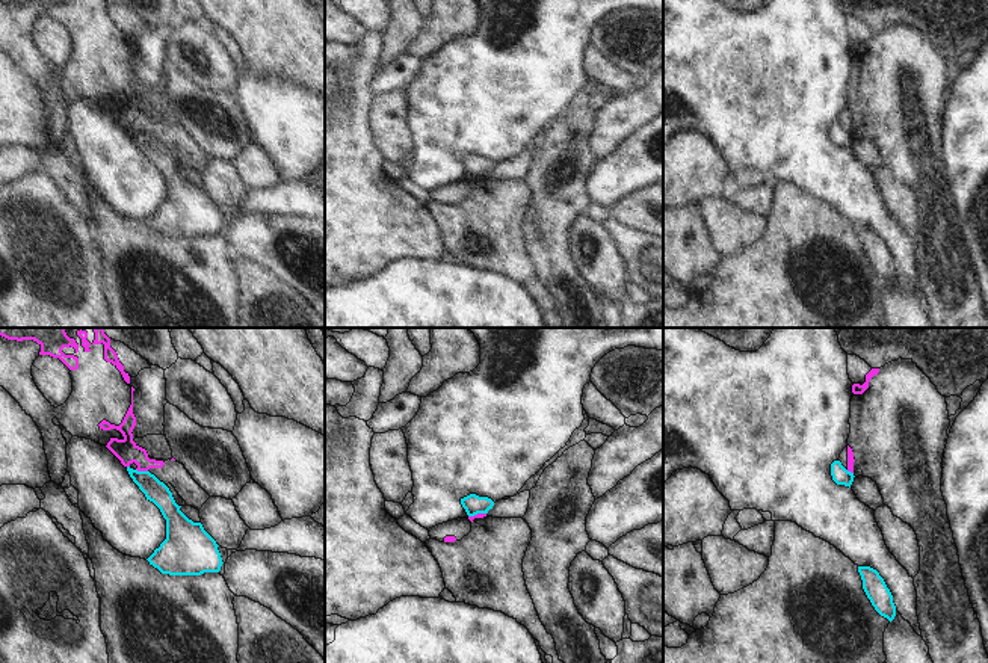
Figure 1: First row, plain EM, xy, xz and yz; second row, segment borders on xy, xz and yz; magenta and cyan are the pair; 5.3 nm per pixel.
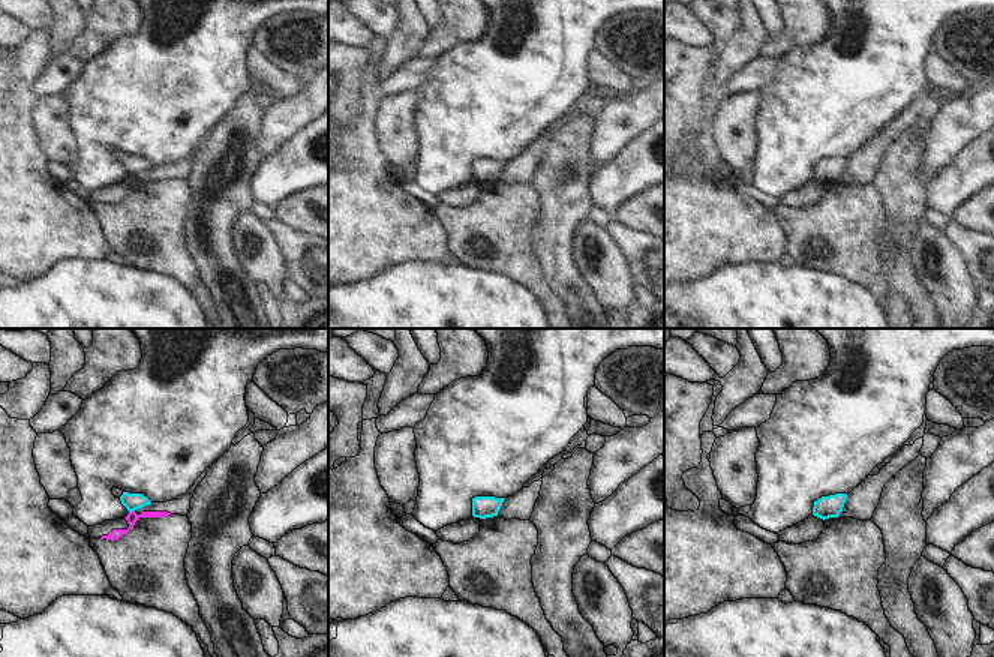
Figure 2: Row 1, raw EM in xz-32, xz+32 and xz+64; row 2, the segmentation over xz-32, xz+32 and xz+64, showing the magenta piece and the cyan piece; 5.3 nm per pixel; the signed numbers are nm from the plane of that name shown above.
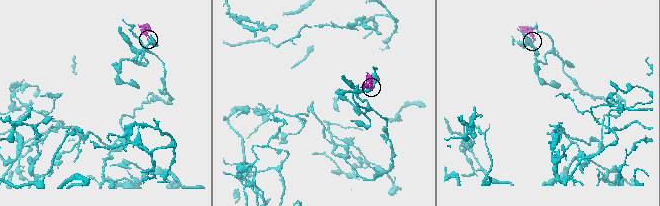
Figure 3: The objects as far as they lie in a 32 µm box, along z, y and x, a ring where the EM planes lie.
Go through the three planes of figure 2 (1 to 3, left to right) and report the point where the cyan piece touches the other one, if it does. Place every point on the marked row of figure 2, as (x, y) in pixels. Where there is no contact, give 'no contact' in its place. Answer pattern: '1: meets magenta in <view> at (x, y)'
1: meets magenta in xz-32 at (132, 512)
2: no contact
3: no contact

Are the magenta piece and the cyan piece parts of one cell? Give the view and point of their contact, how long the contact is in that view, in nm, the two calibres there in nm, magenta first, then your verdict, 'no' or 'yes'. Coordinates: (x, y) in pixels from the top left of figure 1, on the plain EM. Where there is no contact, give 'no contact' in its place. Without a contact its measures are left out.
meets magenta in xy at (142, 132); contact 70 nm long; 120 nm thick on the magenta side, 120 nm on the other; no

